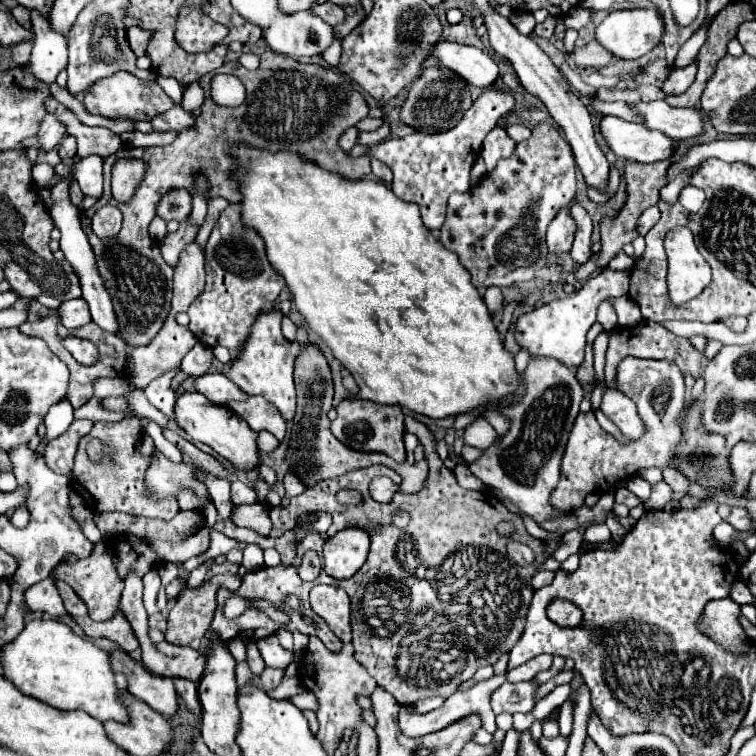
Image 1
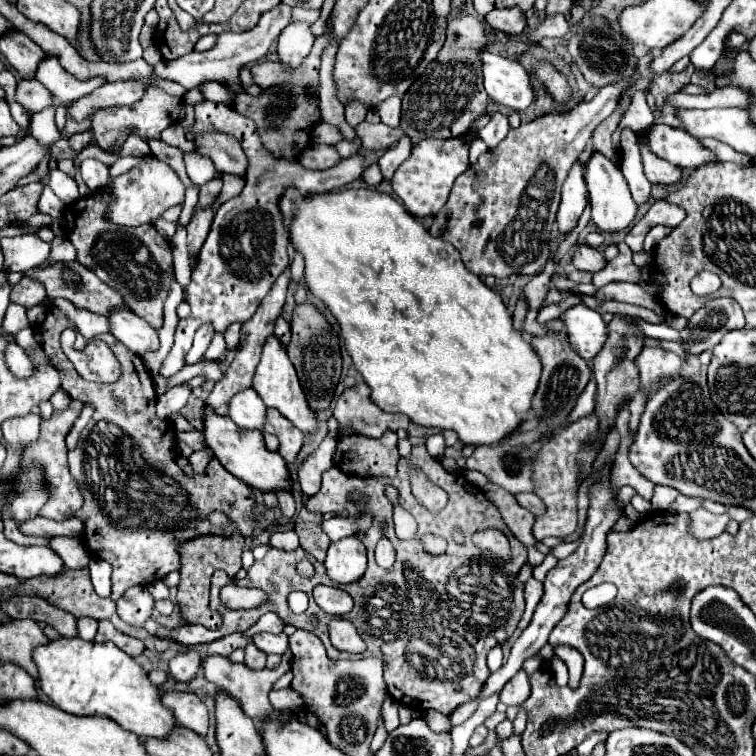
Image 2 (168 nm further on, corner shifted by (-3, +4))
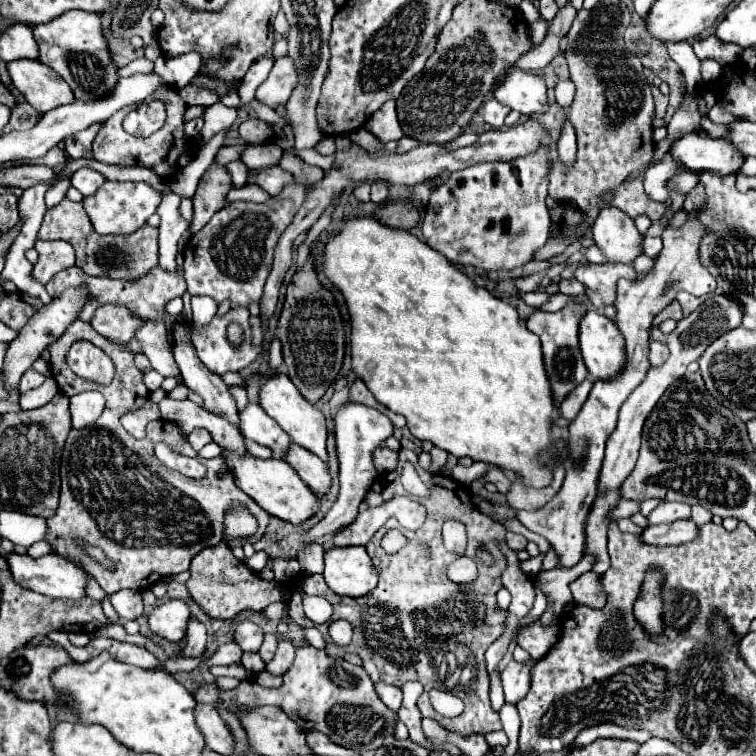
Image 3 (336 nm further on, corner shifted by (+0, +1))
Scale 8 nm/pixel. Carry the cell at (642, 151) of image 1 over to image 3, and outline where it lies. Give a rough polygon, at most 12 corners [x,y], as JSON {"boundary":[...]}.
{"boundary":[[694,132],[668,152],[680,168],[726,176],[742,154],[730,140]]}

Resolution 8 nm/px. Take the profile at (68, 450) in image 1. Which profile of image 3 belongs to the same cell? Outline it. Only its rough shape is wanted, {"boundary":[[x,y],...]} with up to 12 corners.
{"boundary":[[100,392],[70,398],[72,428],[92,424],[104,410]]}

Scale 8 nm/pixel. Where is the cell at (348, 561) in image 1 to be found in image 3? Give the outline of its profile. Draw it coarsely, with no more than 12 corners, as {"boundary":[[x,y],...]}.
{"boundary":[[362,546],[324,554],[326,584],[364,596],[378,572]]}

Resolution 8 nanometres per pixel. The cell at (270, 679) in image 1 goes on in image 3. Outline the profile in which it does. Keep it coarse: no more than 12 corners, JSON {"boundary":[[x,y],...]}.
{"boundary":[[274,634],[264,636],[260,652],[264,662],[270,662],[276,646],[278,646]]}

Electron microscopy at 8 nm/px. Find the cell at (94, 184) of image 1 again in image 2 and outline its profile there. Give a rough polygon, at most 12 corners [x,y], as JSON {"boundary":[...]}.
{"boundary":[[97,159],[81,163],[81,177],[91,191],[109,183],[109,169]]}

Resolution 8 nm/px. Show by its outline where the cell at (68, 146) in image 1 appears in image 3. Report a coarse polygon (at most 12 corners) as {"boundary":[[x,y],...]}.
{"boundary":[[100,124],[68,136],[70,158],[92,158],[92,140]]}

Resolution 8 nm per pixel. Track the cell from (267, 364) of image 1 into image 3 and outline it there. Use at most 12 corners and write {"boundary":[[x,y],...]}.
{"boundary":[[286,374],[262,380],[260,406],[326,460],[324,414]]}

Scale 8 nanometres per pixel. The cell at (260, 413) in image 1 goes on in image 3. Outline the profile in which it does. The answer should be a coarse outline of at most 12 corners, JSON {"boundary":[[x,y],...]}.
{"boundary":[[292,442],[282,460],[314,492],[328,492],[324,462]]}

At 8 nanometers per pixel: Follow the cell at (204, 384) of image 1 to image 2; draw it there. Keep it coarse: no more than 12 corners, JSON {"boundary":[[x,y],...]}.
{"boundary":[[253,389],[239,391],[229,417],[241,429],[263,431],[265,403]]}

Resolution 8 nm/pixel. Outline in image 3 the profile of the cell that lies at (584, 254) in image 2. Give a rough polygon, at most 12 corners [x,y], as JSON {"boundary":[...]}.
{"boundary":[[580,264],[576,280],[592,306],[614,304],[616,280],[634,278],[626,264]]}

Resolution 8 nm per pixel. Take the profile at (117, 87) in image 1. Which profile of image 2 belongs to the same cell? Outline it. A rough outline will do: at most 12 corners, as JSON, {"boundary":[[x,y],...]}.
{"boundary":[[147,87],[131,107],[97,111],[97,145],[113,151],[129,135],[161,139],[183,99]]}

